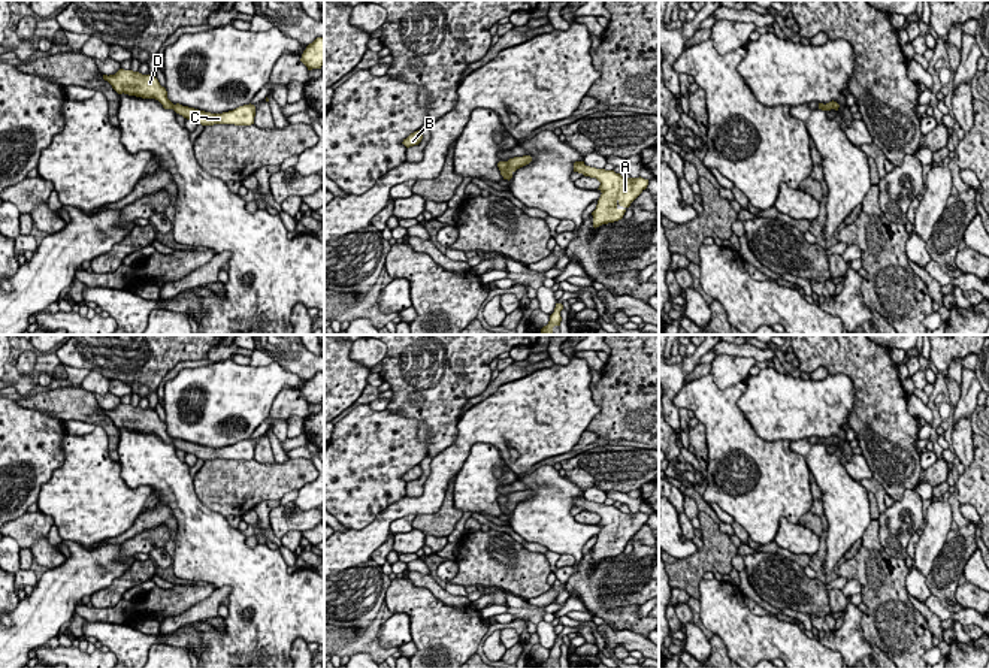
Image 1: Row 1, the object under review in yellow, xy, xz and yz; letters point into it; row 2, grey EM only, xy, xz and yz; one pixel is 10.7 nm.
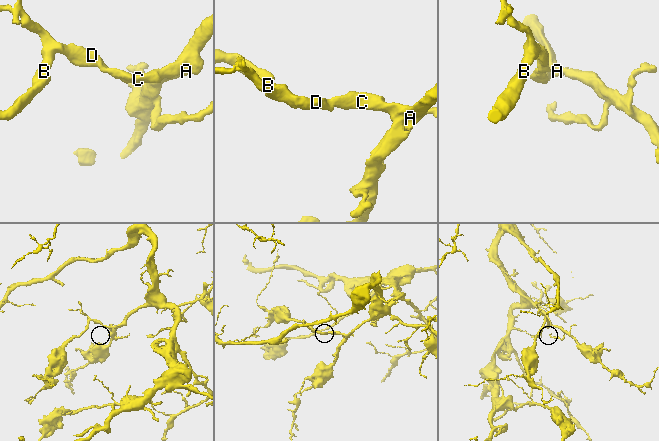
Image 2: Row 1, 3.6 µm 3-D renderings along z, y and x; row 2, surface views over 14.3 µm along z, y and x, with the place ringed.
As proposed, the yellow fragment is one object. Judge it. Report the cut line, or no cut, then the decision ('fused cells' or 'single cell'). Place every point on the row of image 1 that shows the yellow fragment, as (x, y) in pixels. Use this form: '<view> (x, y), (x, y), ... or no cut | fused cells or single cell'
no cut | single cell

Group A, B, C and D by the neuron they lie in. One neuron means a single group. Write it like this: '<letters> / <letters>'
A B C D

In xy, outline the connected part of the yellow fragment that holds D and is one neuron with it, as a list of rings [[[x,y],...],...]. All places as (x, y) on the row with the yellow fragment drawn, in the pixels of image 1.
[[[120,69],[115,75],[103,75],[103,79],[108,81],[118,94],[128,94],[142,99],[155,99],[164,109],[173,109],[176,114],[182,115],[187,120],[194,120],[202,126],[214,124],[235,124],[235,126],[251,126],[254,124],[255,106],[244,105],[233,111],[223,114],[211,114],[199,111],[194,108],[182,106],[179,103],[173,105],[167,99],[167,91],[160,85],[155,75],[142,75],[133,70]]]

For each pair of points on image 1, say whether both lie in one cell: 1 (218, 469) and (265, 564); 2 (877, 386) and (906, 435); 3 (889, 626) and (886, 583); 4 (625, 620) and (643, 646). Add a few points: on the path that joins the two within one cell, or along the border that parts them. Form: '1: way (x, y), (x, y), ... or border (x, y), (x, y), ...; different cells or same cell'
1: border (196, 495), (205, 505), (224, 517); different cells
2: way (879, 398), (880, 410), (894, 423); same cell
3: way (889, 616), (886, 594); same cell
4: border (619, 629), (631, 629), (643, 637); different cells

